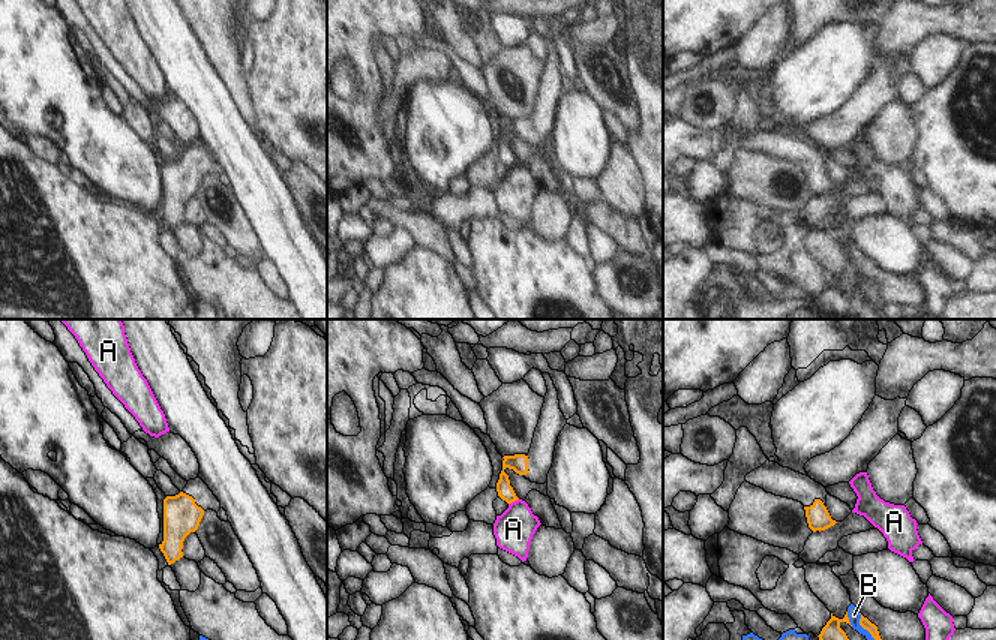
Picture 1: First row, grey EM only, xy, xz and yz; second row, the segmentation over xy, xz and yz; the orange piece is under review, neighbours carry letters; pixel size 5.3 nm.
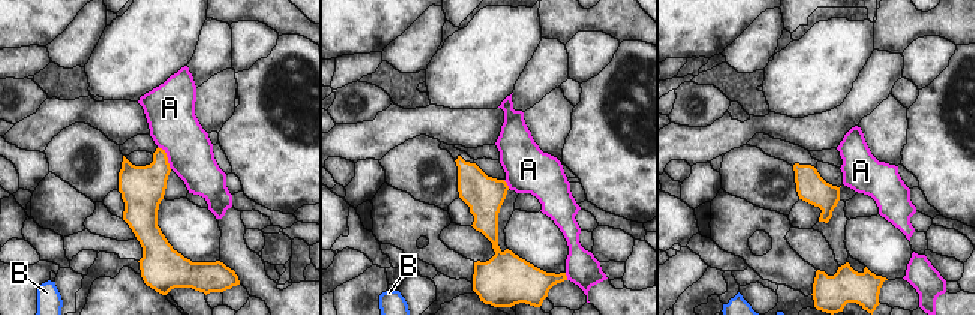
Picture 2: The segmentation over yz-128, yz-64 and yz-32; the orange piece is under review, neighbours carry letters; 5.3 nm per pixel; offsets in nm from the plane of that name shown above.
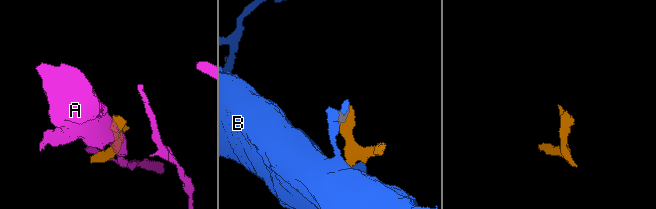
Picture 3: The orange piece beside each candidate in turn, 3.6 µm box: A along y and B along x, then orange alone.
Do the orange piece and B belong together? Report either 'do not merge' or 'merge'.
do not merge

